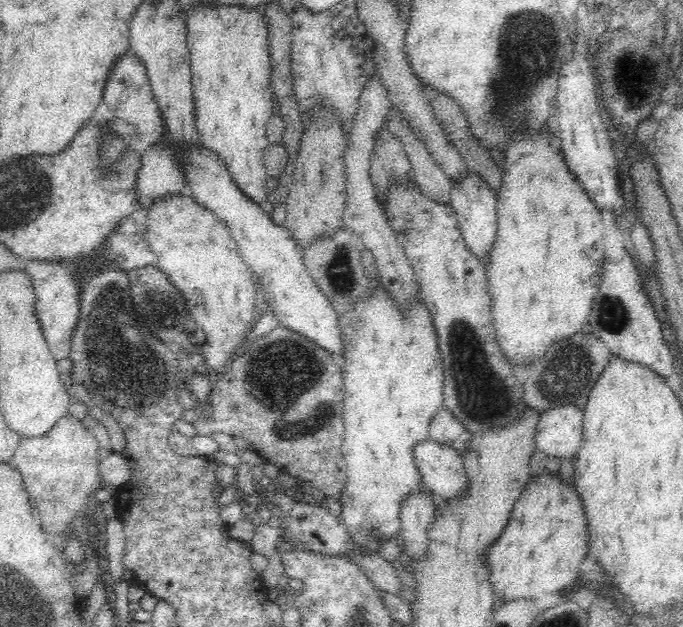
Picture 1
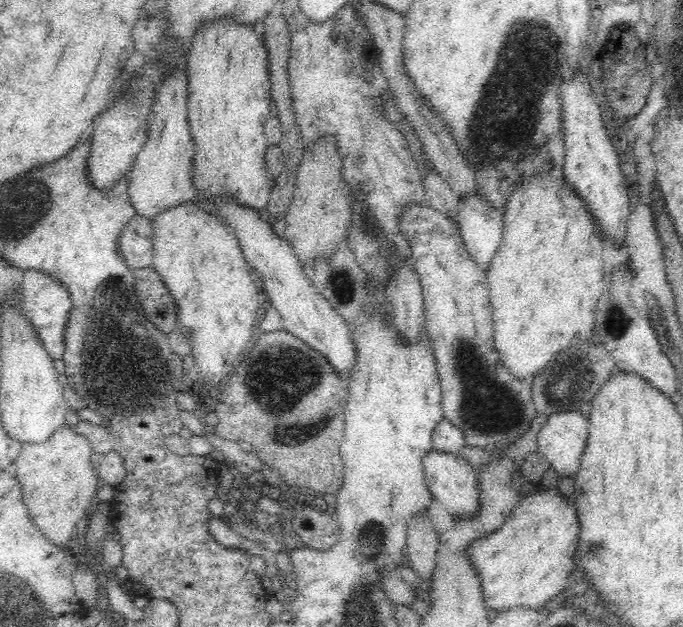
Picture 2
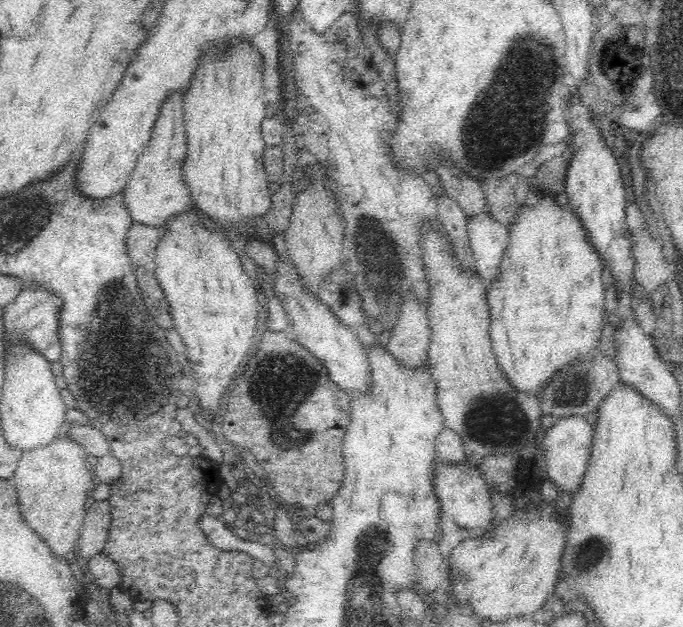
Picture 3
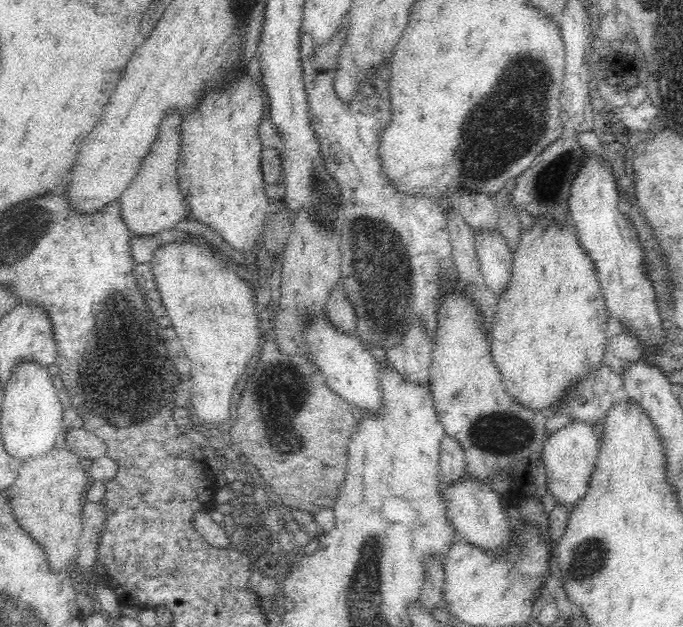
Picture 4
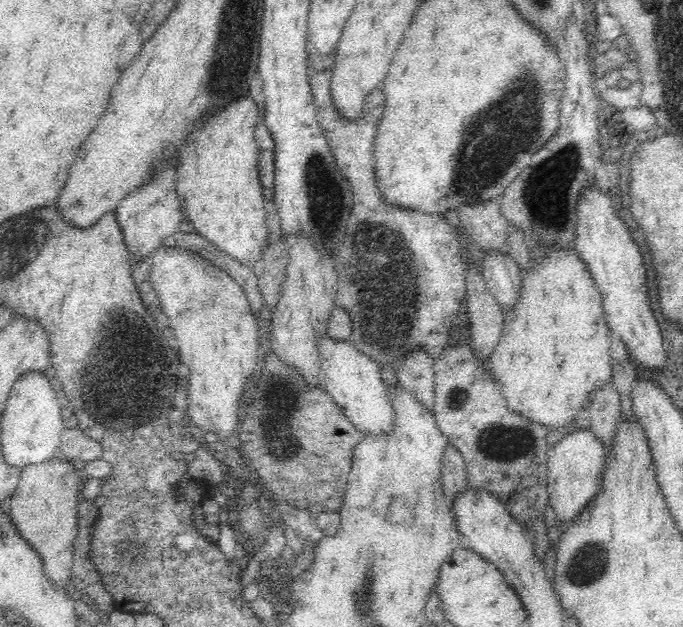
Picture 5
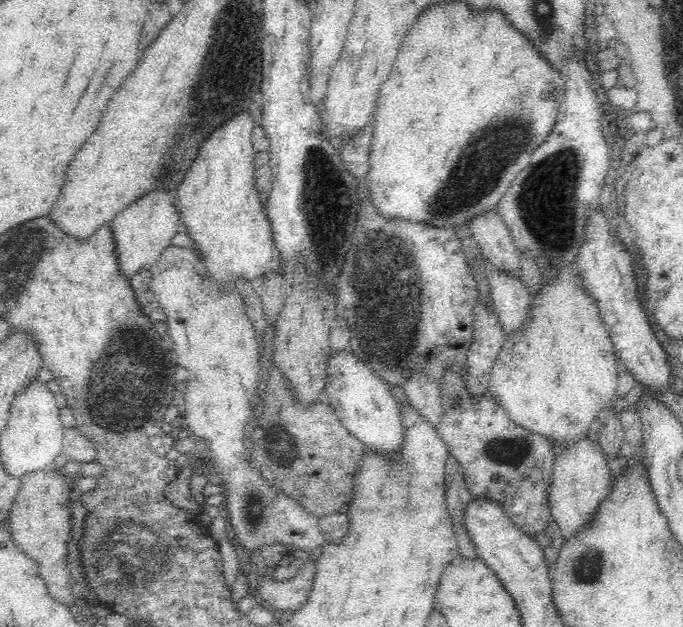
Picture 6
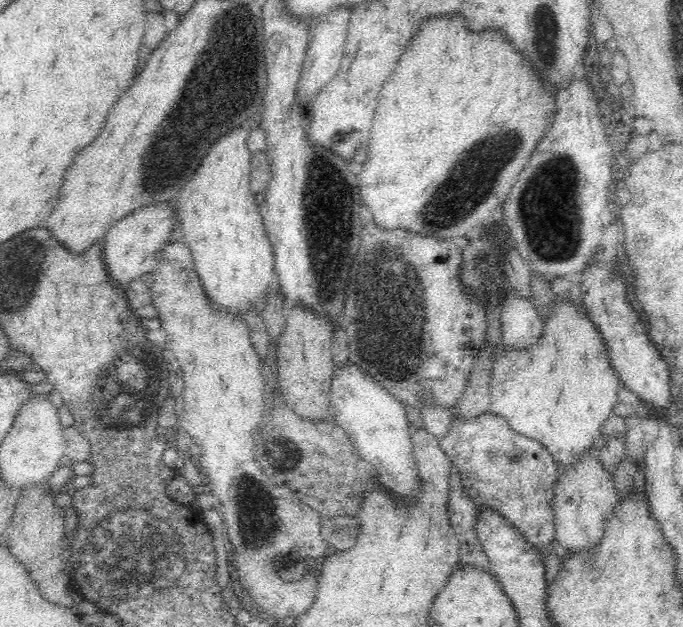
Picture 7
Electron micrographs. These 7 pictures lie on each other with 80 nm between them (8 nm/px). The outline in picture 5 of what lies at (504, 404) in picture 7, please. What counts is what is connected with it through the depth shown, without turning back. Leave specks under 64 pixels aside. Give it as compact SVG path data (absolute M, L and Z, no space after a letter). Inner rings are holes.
M572 247L547 250L543 260L533 262L531 271L521 274L520 298L503 320L502 337L492 354L491 376L502 387L507 410L534 423L544 425L548 432L576 426L576 420L585 418L586 406L596 391L613 381L610 331L606 326L602 297L588 267L580 261Z

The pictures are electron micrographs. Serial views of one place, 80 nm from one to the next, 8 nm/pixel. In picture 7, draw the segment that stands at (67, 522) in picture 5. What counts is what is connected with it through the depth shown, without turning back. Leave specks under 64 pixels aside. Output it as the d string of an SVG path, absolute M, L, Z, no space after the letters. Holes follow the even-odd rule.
M46 487L26 488L19 496L15 513L10 522L10 528L6 532L10 552L22 562L26 570L30 572L32 580L40 588L40 596L60 606L66 606L69 610L75 609L75 599L69 591L67 584L67 565L61 560L62 536L64 536L64 512L54 505L56 492L48 492Z

